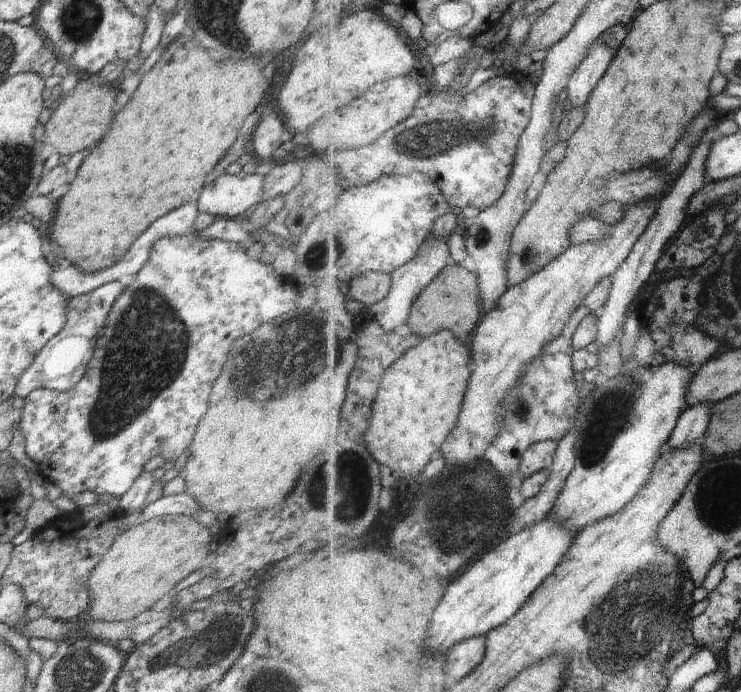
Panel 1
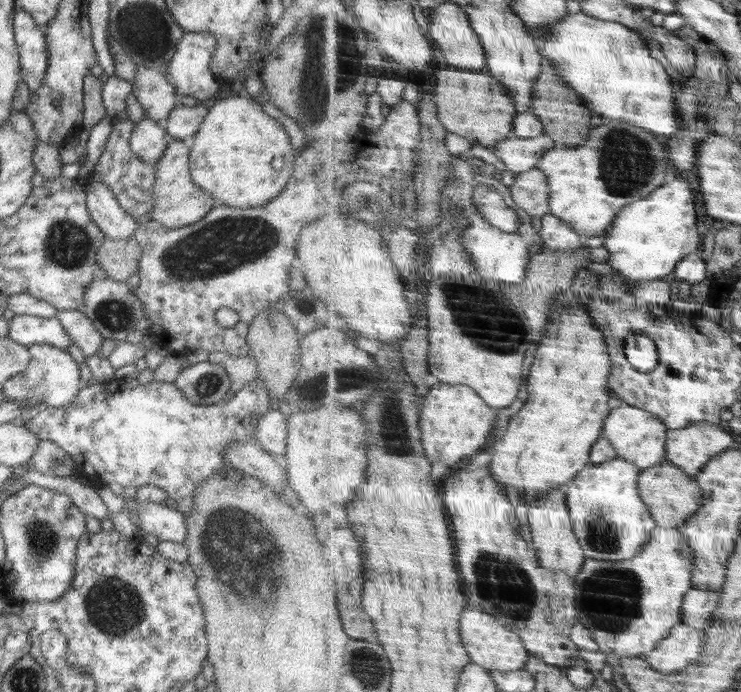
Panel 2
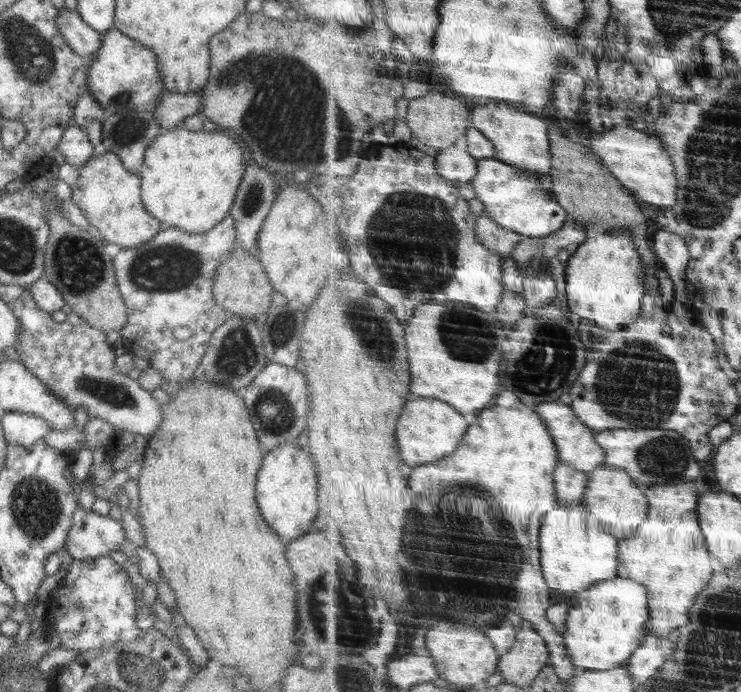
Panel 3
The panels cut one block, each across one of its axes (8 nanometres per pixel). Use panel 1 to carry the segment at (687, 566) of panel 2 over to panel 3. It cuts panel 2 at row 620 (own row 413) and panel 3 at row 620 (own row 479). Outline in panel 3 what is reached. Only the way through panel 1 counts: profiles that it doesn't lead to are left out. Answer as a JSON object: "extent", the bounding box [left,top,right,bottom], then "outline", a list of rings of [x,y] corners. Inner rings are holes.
{"extent":[566,577,651,670],"outline":[[[616,577],[612,580],[602,581],[596,585],[576,593],[576,608],[570,616],[569,632],[566,637],[566,645],[574,657],[574,664],[579,669],[612,670],[620,665],[627,664],[633,654],[638,650],[647,638],[647,626],[651,621],[651,594],[643,582],[636,582],[630,578]]]}

